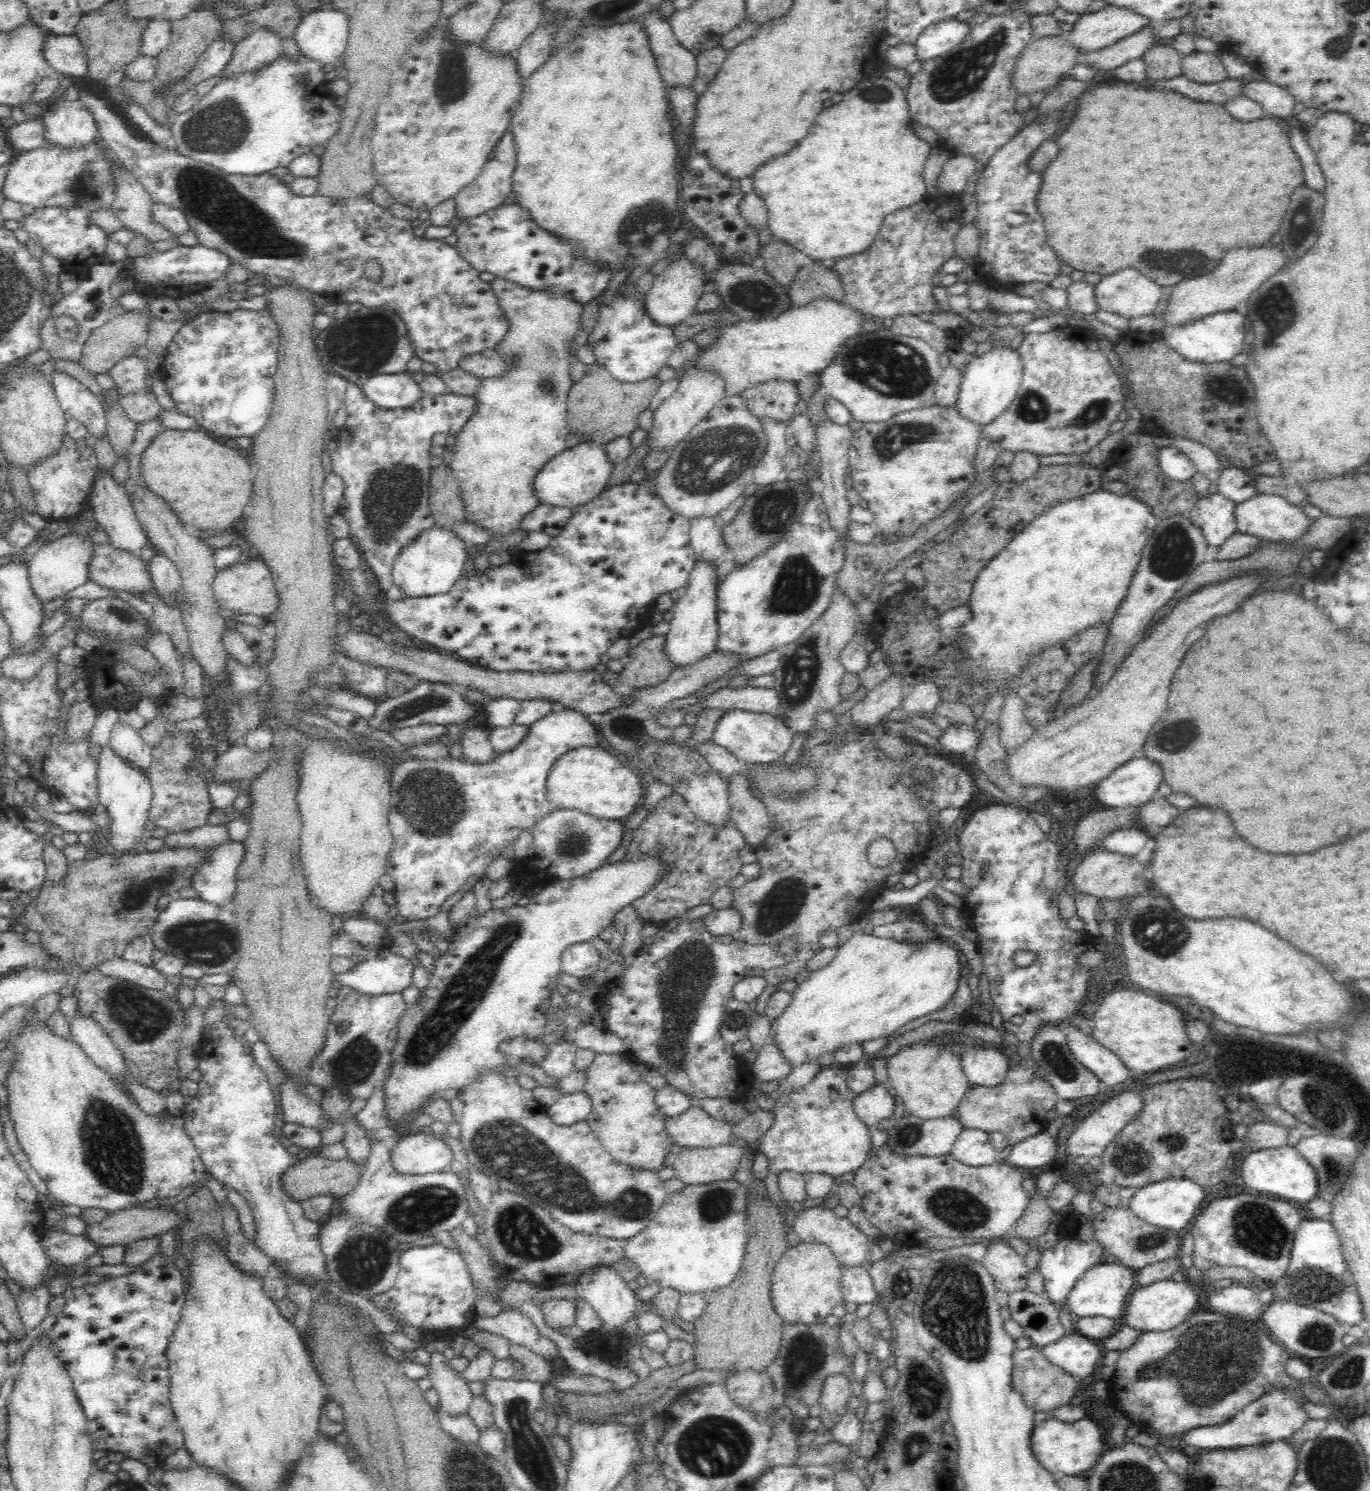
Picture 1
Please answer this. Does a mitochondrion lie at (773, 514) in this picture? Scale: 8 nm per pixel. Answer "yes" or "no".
yes

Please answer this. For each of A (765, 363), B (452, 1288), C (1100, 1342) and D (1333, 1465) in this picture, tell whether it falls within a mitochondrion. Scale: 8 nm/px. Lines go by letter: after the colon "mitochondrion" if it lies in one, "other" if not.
A: other
B: other
C: other
D: mitochondrion

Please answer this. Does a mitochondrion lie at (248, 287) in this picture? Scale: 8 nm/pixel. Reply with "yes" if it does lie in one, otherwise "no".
no

